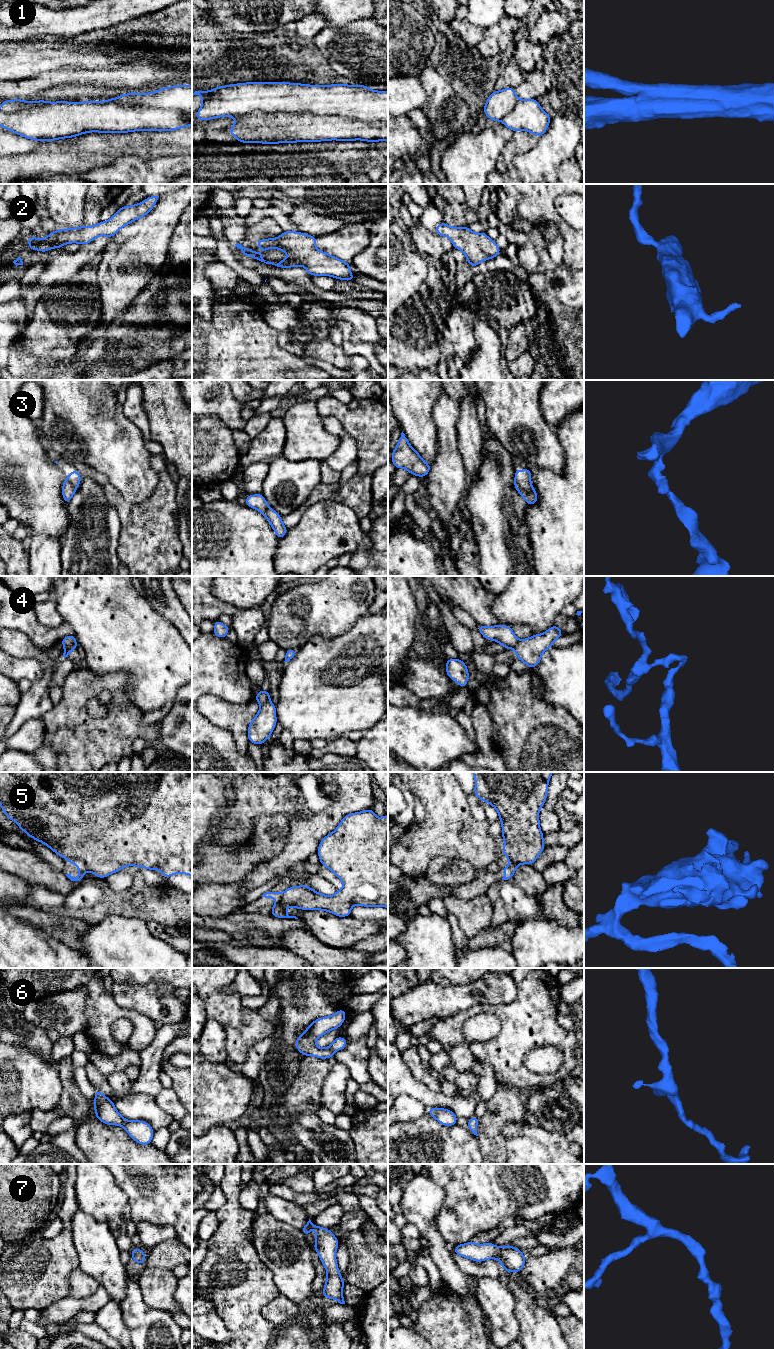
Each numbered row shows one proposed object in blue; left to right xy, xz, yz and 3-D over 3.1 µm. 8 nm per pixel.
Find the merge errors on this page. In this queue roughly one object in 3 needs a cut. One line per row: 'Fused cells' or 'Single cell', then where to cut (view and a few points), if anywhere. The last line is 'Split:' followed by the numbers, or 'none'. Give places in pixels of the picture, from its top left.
1: Fused cells. Split along xz (231, 115), (311, 111), (387, 122)
2: Single cell. No split
3: Single cell. No split
4: Fused cells. Split along xy (76, 642), (64, 650)
5: Fused cells. Split along xy (65, 857), (79, 858), (87, 869)
6: Single cell. No split
7: Single cell. No split
Split: 1, 4, 5

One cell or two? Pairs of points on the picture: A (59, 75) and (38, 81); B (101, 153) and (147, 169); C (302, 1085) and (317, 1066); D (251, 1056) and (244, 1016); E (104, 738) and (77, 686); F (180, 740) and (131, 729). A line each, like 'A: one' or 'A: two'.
A: one
B: two
C: one
D: two
E: one
F: two

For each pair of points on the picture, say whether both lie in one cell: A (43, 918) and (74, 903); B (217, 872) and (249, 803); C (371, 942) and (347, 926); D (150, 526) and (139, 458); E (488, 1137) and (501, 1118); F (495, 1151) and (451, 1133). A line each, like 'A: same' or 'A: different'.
A: different
B: different
C: different
D: different
E: same
F: different

